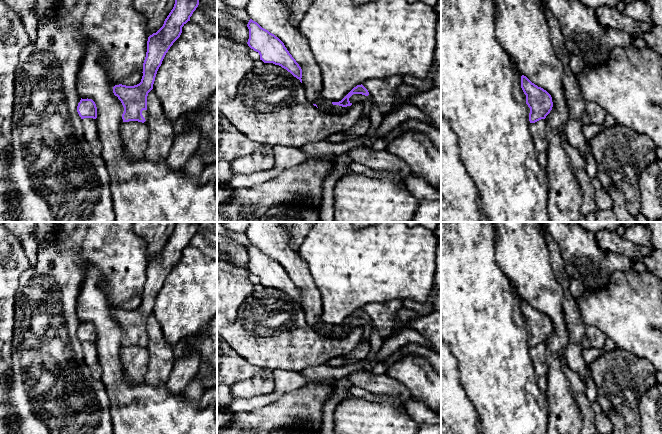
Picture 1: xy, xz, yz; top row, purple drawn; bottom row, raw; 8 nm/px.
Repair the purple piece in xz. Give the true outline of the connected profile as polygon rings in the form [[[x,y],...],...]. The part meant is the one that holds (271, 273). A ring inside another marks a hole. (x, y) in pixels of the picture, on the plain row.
[[[252,243],[249,244],[247,251],[249,253],[247,268],[251,273],[259,277],[260,284],[264,287],[281,290],[302,307],[302,293],[284,267]]]

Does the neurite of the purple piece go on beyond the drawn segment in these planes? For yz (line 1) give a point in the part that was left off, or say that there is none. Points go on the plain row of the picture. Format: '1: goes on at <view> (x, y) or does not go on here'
1: does not go on here

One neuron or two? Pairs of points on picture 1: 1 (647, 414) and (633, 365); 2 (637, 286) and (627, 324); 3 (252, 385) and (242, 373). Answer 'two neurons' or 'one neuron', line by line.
1: two neurons
2: one neuron
3: two neurons

